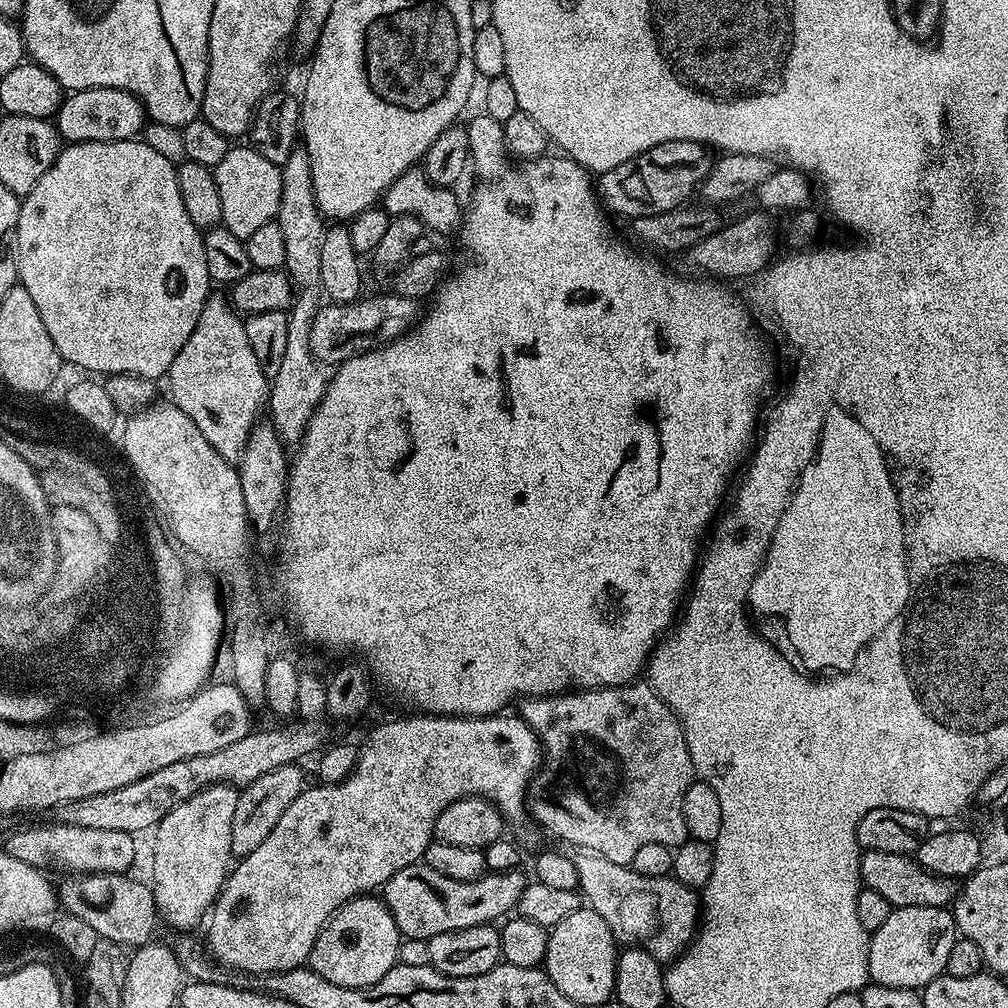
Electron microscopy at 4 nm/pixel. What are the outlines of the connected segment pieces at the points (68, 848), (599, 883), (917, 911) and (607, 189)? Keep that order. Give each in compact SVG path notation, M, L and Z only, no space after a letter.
M51 822L45 828L20 828L5 838L3 851L8 852L18 862L33 864L35 868L47 869L47 864L56 868L68 868L72 874L98 872L127 873L133 867L134 845L131 832L122 830L90 830L86 826Z
M569 844L563 851L578 870L579 891L587 907L602 914L602 918L617 937L625 936L629 945L646 950L655 960L661 962L675 960L692 943L692 937L698 932L698 896L693 889L682 886L671 875L646 878L635 872L631 866L610 862L610 858L602 858L602 854L590 850L590 846Z
M934 906L893 908L890 918L886 918L885 924L878 926L878 930L871 933L868 942L869 981L882 986L923 990L930 982L945 975L946 958L950 958L950 946L954 946L956 939L958 939L956 920L948 908L935 908Z
M662 142L598 176L598 199L609 213L635 218L669 212L689 203L688 195L699 189L712 168L714 156L698 142Z

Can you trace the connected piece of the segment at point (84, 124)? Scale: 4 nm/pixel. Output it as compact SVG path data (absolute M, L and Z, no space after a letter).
M87 88L65 95L54 117L56 129L68 144L130 140L144 131L146 113L138 96L117 88Z

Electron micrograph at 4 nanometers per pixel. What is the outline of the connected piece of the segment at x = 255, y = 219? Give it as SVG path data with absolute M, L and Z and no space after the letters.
M251 146L244 148L229 147L226 158L218 162L216 167L216 181L218 195L222 197L222 224L230 230L230 234L245 241L266 222L276 219L280 203L282 202L282 174L281 165L262 158Z

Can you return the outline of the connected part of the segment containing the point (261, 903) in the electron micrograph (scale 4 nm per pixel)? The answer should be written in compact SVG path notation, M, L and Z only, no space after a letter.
M415 714L408 716L405 720L388 720L385 724L380 724L358 748L356 765L354 770L342 782L337 784L317 783L316 788L305 787L304 791L286 806L282 818L262 838L262 846L254 850L250 855L243 857L236 869L227 873L223 887L219 896L210 908L208 920L208 942L207 951L212 960L217 965L225 969L237 968L240 972L260 972L267 974L270 972L285 972L291 968L301 967L307 961L310 950L318 938L318 934L323 930L324 924L346 901L354 899L356 896L363 896L379 889L398 870L406 866L423 861L424 852L434 839L436 831L436 819L438 814L446 806L453 804L455 800L460 800L463 796L481 796L483 800L488 800L504 815L505 821L509 825L520 824L526 816L526 801L528 798L528 785L532 783L532 778L536 774L536 769L540 767L542 759L542 749L540 740L534 734L531 726L519 716L519 714L497 714L495 716L434 716L431 714Z

